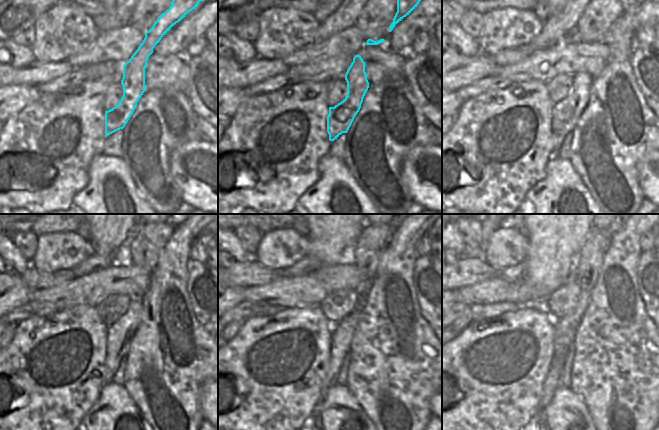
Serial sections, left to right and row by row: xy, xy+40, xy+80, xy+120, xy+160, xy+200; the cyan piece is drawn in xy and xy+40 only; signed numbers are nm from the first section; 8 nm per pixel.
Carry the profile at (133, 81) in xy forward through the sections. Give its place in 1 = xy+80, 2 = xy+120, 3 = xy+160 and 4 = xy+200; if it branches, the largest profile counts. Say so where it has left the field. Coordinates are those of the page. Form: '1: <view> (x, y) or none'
1: xy+80 (566, 113)
2: xy+120 (119, 335)
3: xy+160 (342, 334)
4: xy+200 (552, 381)

